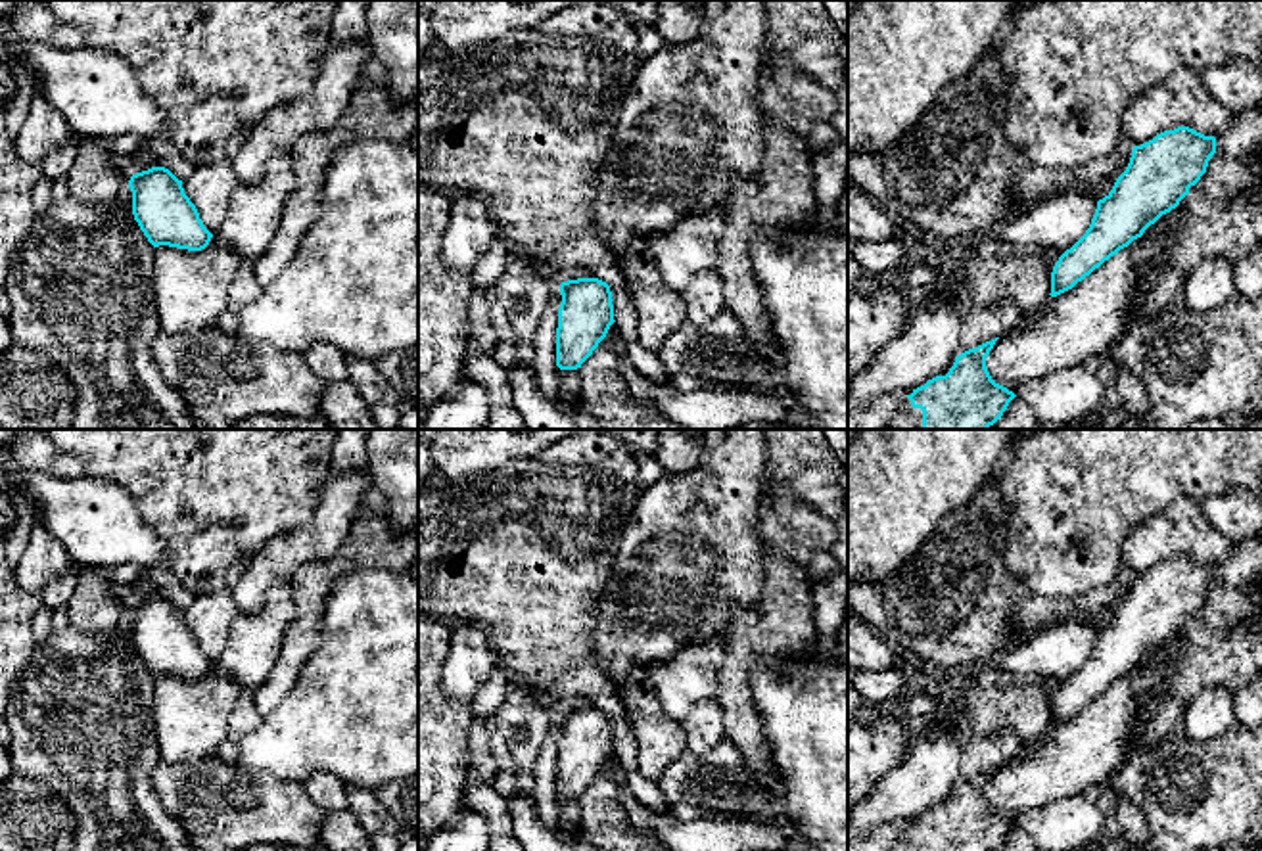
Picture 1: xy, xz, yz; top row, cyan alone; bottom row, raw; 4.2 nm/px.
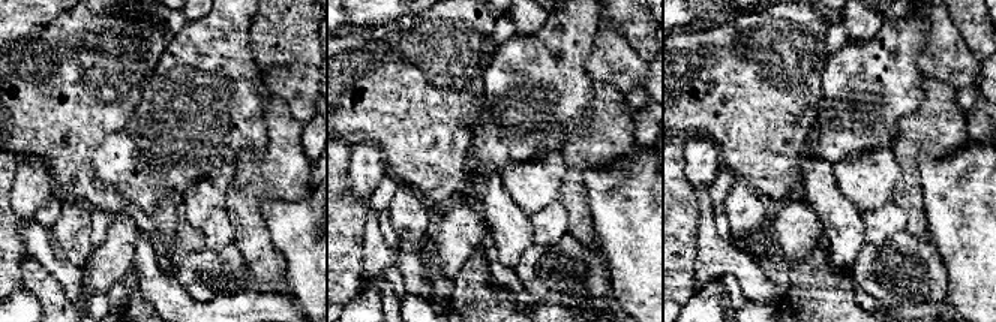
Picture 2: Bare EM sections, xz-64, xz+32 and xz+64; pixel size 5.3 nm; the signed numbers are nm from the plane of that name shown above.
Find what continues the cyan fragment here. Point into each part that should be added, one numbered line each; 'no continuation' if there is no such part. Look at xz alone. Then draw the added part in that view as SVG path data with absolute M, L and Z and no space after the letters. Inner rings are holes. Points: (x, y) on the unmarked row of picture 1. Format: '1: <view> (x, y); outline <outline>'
no continuation

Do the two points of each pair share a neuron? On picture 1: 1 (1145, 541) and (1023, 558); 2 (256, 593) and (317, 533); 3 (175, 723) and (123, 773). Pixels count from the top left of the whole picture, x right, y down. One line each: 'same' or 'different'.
1: different
2: same
3: different

